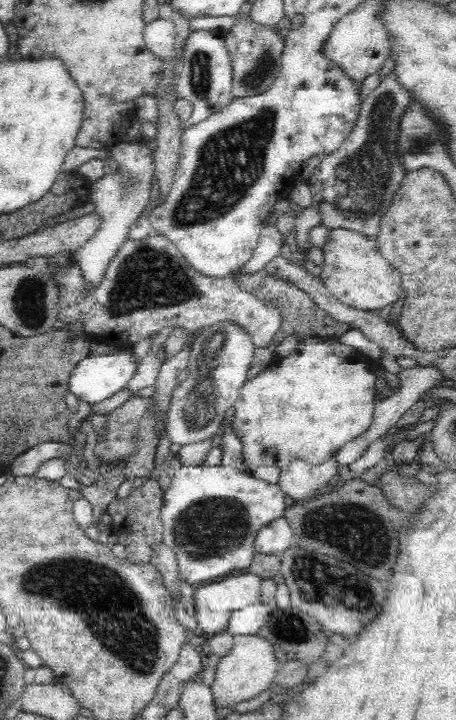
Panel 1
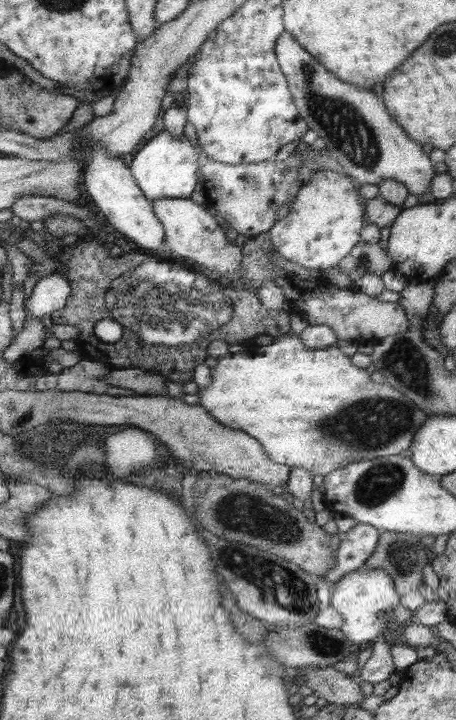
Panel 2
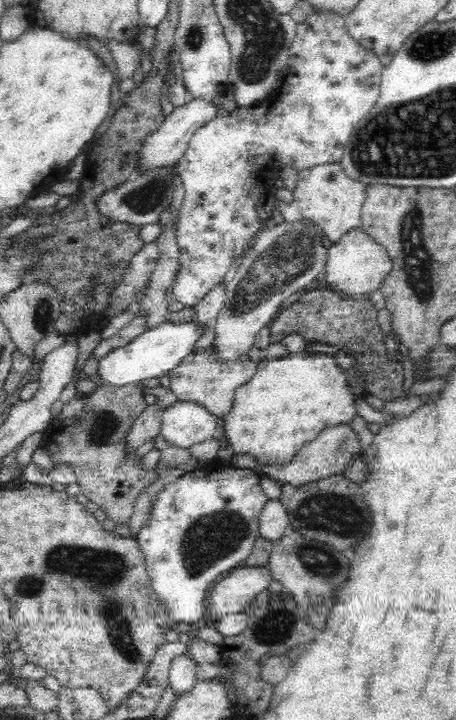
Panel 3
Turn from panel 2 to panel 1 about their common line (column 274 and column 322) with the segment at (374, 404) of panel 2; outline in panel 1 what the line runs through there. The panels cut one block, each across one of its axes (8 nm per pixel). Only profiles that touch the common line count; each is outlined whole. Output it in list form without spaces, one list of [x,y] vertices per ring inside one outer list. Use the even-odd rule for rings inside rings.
[[[311,336],[308,340],[300,342],[298,346],[286,358],[276,358],[264,370],[261,370],[254,378],[247,379],[241,386],[239,397],[237,398],[233,409],[235,410],[231,429],[240,440],[243,446],[243,459],[248,467],[254,466],[258,468],[260,465],[276,466],[276,468],[284,468],[292,462],[292,460],[305,460],[310,464],[320,464],[326,462],[328,458],[337,452],[337,450],[348,441],[361,435],[368,430],[373,419],[373,412],[377,401],[376,391],[376,375],[374,374],[372,361],[366,355],[356,352],[346,344],[341,344],[336,337],[322,340],[320,337]]]

